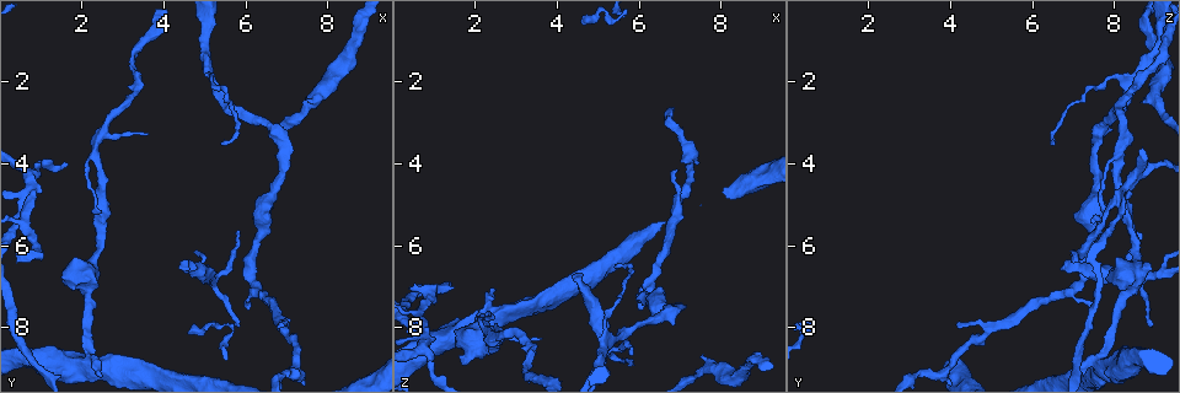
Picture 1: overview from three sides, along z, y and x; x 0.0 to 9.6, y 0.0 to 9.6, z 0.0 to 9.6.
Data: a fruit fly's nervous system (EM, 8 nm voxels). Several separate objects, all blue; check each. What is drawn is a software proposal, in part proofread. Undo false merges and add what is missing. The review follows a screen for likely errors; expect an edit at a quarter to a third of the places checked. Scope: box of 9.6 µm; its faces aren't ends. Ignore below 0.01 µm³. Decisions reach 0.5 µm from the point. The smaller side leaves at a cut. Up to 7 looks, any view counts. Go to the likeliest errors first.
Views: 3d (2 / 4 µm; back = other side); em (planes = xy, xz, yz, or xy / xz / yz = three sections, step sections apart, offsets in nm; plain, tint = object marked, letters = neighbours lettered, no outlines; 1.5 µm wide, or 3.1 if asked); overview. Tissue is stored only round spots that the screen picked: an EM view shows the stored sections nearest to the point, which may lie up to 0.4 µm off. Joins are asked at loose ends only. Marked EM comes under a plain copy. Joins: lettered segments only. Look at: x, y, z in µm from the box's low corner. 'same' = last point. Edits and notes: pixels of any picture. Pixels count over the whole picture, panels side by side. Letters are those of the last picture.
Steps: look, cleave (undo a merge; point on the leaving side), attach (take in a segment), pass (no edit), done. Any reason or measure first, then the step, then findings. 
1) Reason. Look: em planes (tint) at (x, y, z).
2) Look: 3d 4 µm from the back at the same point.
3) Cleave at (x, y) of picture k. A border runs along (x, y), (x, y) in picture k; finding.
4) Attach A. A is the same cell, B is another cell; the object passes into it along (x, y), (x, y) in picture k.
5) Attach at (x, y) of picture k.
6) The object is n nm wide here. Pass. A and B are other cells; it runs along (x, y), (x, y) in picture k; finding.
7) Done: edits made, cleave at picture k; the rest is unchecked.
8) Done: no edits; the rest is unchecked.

Look: em planes (letters) at (4.50, 6.50, 6.75).

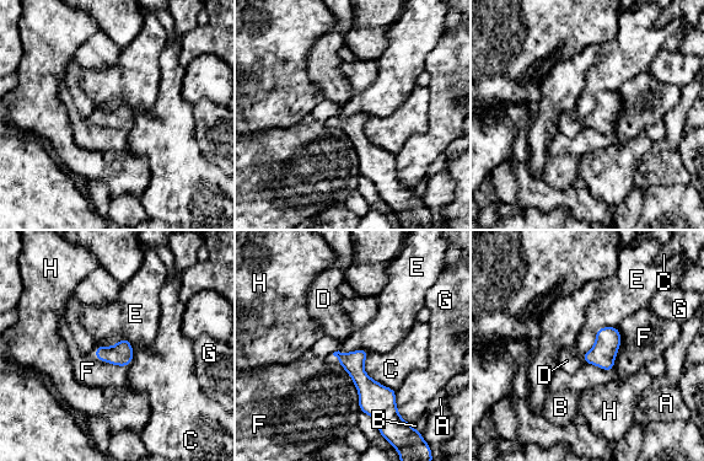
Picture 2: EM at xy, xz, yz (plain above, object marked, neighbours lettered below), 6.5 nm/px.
The longest contact is with F, 320 nm. Attach D. D is the same cell, A, B, C, E, F, G and H are other cells; the object passes into it along (602, 354), (582, 358), (567, 360) in picture 2; it goes on there.

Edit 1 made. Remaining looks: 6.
Look: overview.

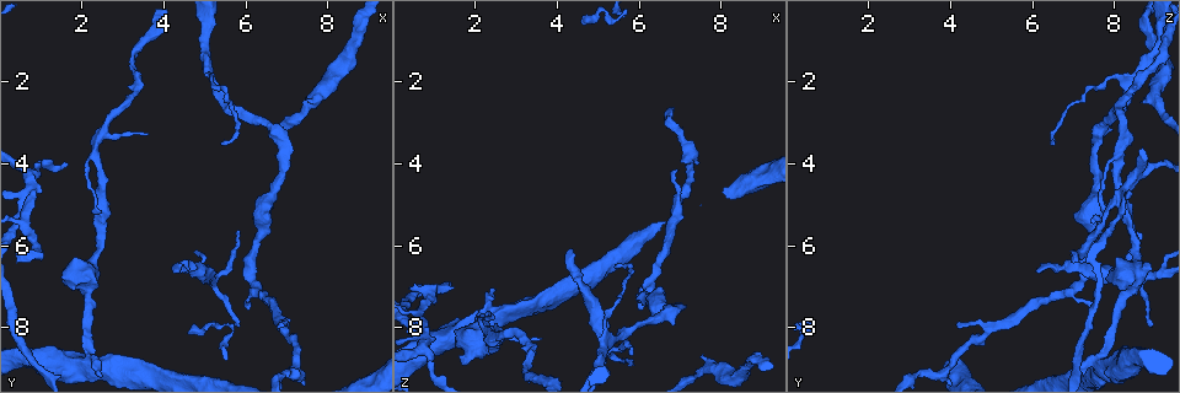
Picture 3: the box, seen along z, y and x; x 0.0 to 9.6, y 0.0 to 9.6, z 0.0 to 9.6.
Sudden change in width. Look: em planes (tint) at (2.15, 8.80, 7.75).

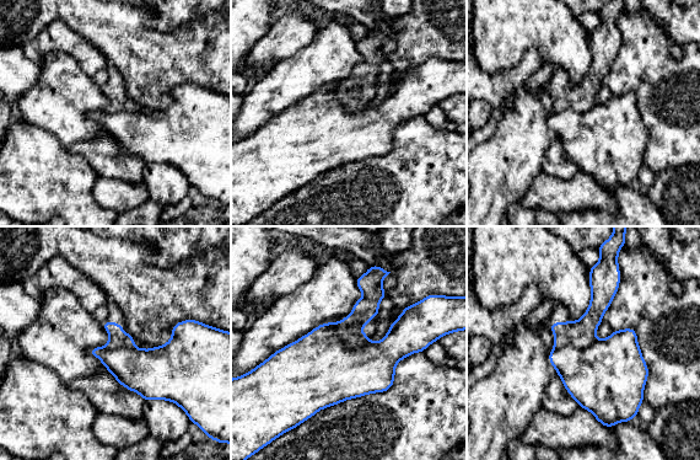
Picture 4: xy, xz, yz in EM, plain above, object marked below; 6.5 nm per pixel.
See the neighbours. Look: em planes (letters) at the same point.

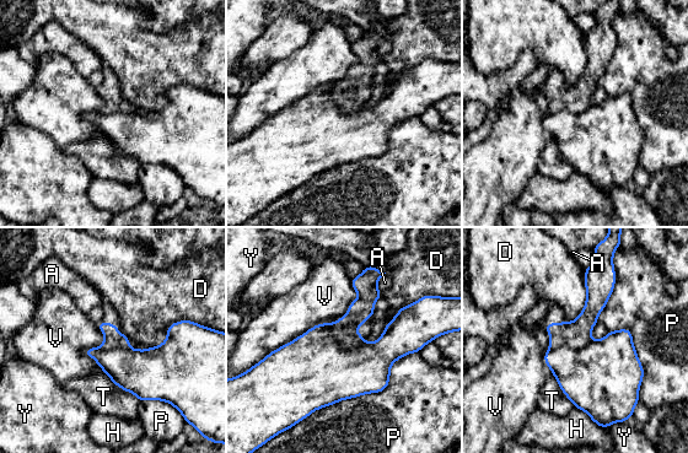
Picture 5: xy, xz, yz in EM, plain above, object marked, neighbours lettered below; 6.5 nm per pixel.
The object is 400 nm wide here. Cleave at (358, 312) of picture 5. A, D, H, P, T, V and Y are other cells; two neurons meet here.

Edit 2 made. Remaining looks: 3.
Abrupt turn. Look: em xz step 8 (tint) at (0.90, 6.20, 7.30).

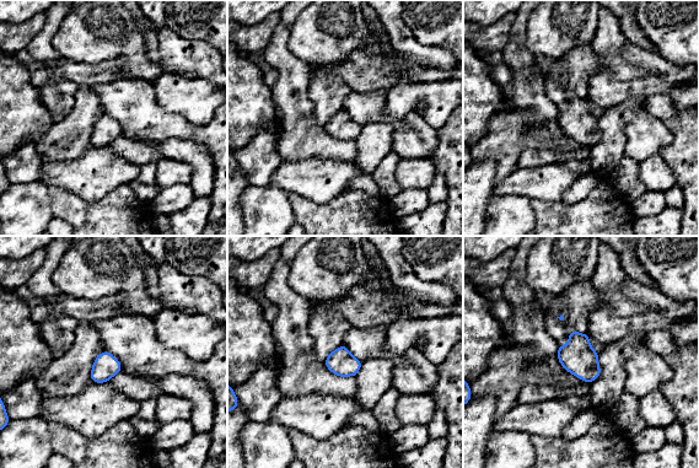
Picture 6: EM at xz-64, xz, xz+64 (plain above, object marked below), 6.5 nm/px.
Look: em planes (letters) at the same point.

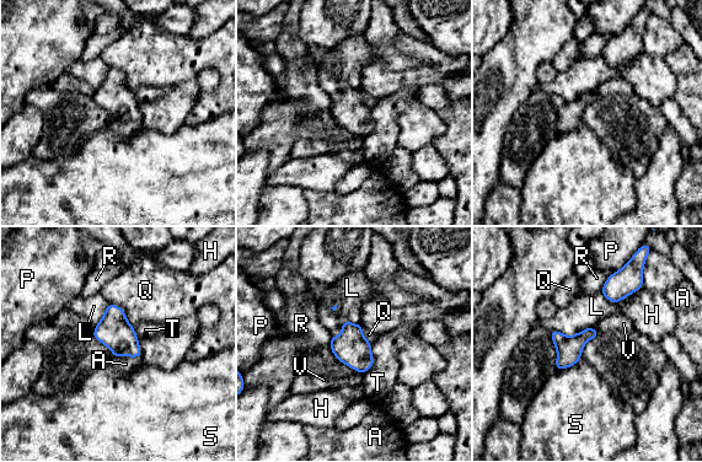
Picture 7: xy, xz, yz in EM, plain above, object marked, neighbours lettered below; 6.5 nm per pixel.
The longest contact is with L, 240 nm. Pass. A, H, L, P, Q, R, S, T and V are other cells; a border runs along (140, 355), (113, 358) in picture 7; all the same neuron.

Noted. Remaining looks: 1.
Done: edits made, attach at picture 2, cleave at picture 5; the rest is unchecked.

